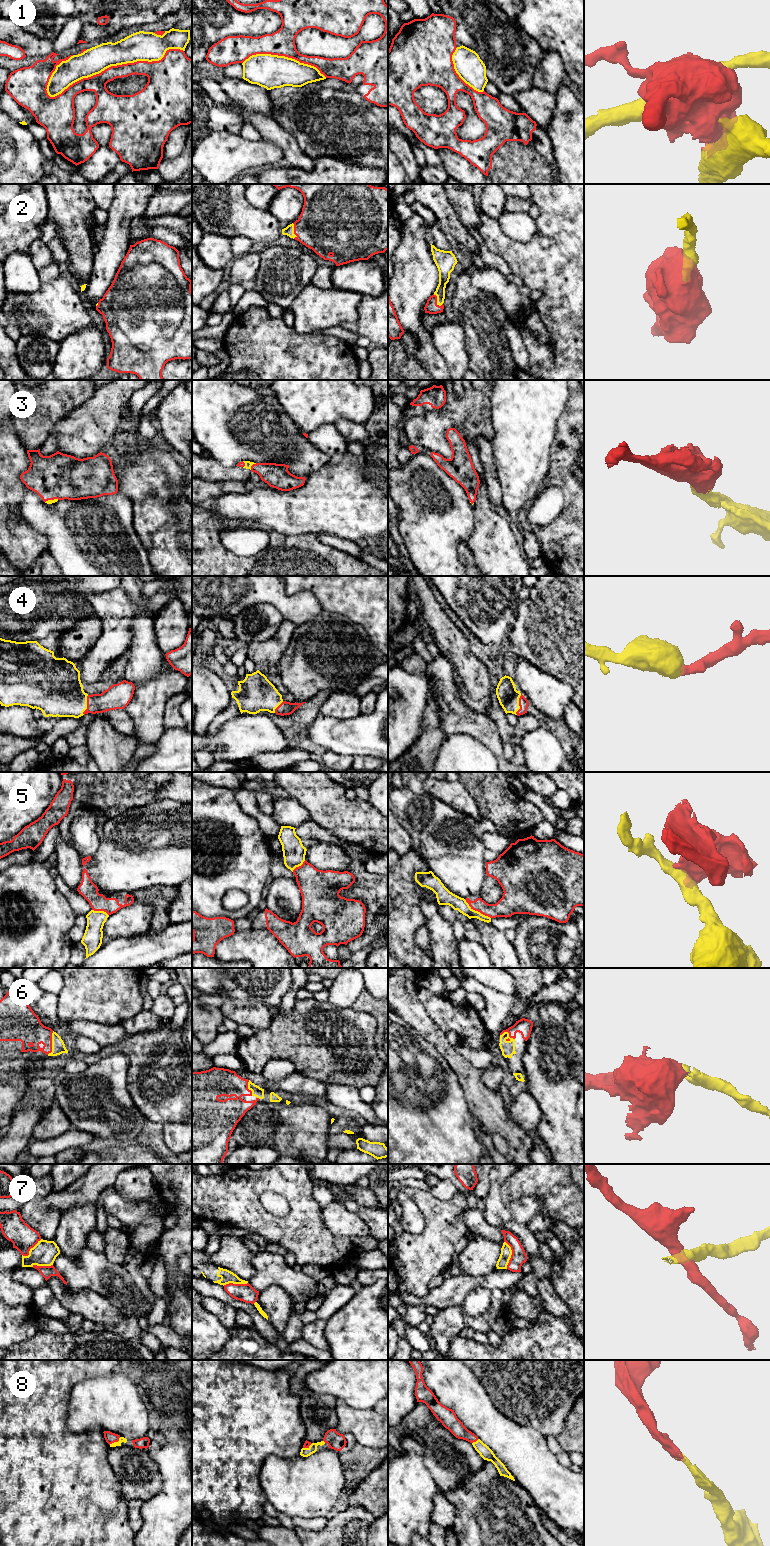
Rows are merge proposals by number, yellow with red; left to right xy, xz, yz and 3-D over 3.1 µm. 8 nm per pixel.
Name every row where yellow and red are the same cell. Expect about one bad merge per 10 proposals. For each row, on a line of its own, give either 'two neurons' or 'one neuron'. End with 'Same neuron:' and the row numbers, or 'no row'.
1: two neurons
2: one neuron
3: one neuron
4: one neuron
5: two neurons
6: one neuron
7: two neurons
8: one neuron
Same neuron: 2, 3, 4, 6, 8

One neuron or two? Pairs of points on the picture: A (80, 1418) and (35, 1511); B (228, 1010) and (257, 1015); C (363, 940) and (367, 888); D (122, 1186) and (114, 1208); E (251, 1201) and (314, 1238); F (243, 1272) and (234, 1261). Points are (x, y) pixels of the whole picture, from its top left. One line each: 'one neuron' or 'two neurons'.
A: two neurons
B: one neuron
C: one neuron
D: two neurons
E: one neuron
F: one neuron

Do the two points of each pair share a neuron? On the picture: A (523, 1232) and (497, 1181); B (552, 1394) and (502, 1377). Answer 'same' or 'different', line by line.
A: same
B: same

